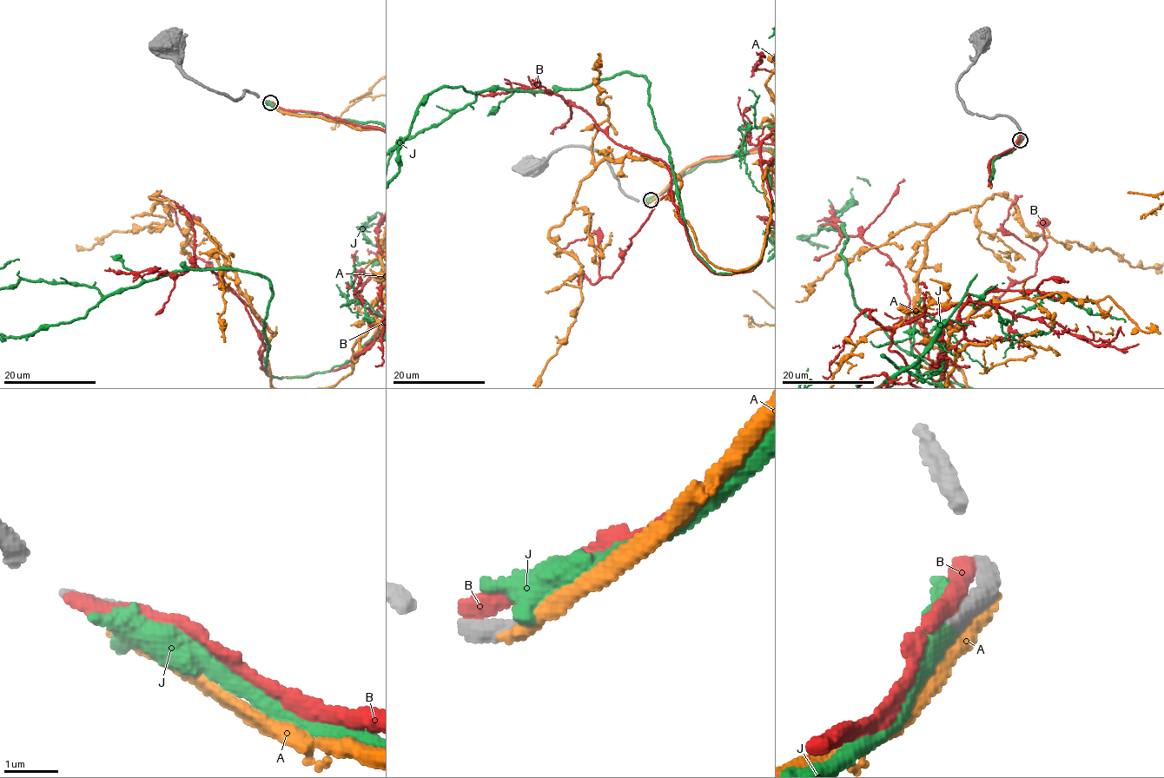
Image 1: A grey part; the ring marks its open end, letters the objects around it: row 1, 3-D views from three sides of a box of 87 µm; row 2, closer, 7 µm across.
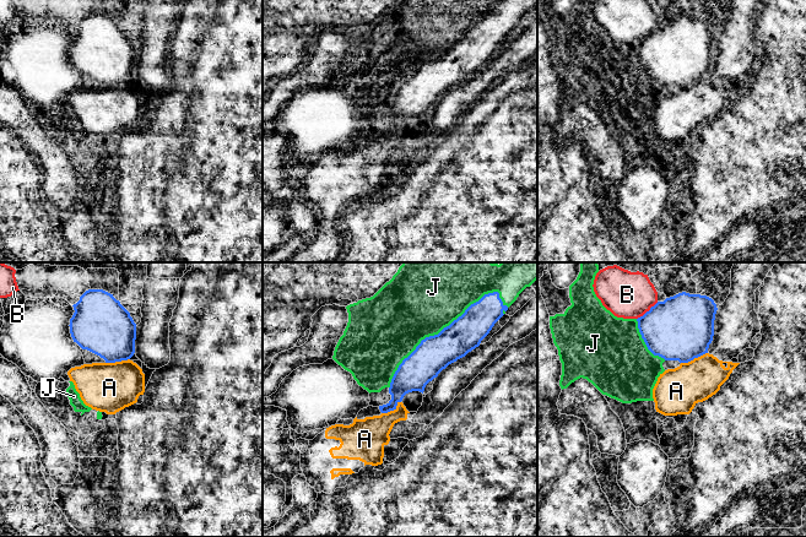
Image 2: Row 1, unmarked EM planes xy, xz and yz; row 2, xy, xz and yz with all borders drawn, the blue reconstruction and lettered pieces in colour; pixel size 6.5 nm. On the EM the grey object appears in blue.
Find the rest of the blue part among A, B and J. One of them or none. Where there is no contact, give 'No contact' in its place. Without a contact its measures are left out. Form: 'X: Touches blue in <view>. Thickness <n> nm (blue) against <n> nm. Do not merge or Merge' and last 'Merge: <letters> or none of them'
A: Touches blue in yz. Thickness 420 nm (blue) against 300 nm. Do not merge
B: Touches blue in yz. Thickness 420 nm (blue) against 280 nm. Do not merge
J: Touches blue in xz. Thickness 240 nm (blue) against 440 nm. Merge
Merge: J

